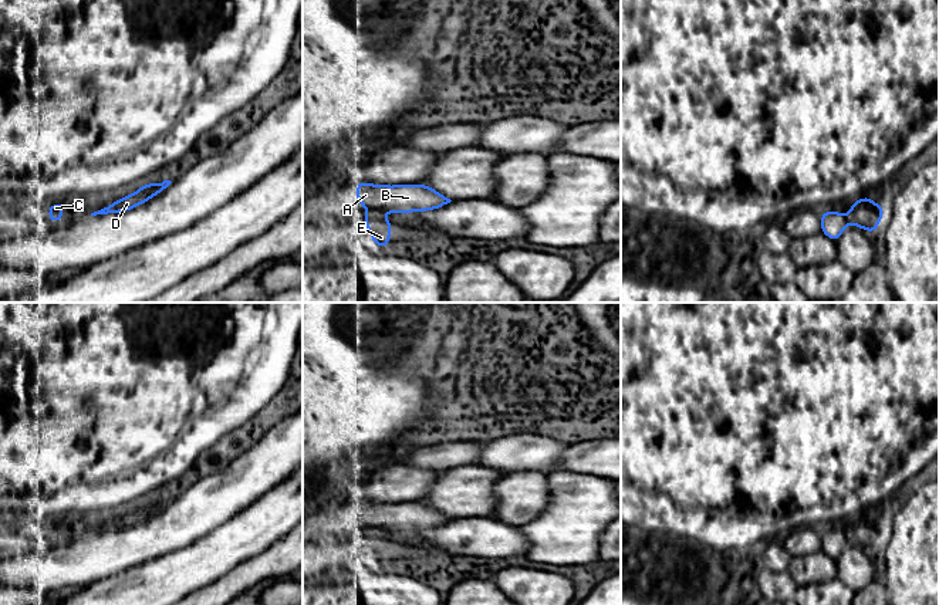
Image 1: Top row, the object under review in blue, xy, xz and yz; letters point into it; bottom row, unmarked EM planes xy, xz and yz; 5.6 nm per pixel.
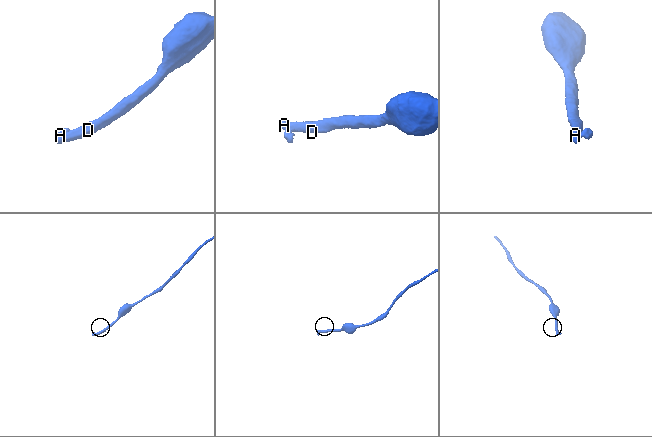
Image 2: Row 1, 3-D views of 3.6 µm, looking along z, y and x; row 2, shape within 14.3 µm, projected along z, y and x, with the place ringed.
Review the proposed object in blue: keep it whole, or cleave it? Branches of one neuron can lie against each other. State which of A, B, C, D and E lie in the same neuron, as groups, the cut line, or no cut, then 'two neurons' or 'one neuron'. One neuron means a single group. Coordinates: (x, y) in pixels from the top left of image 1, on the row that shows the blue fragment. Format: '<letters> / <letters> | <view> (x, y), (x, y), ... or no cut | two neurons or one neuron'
A B D / C E | xz (370, 213), (380, 215) | two neurons

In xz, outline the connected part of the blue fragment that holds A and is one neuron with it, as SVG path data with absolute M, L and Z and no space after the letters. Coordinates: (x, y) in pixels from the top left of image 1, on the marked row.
M358 182L357 202L359 202L369 214L382 212L408 213L439 209L452 200L420 183L413 186L385 186Z

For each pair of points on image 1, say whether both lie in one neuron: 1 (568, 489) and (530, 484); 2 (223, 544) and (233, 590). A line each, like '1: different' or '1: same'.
1: different
2: different

